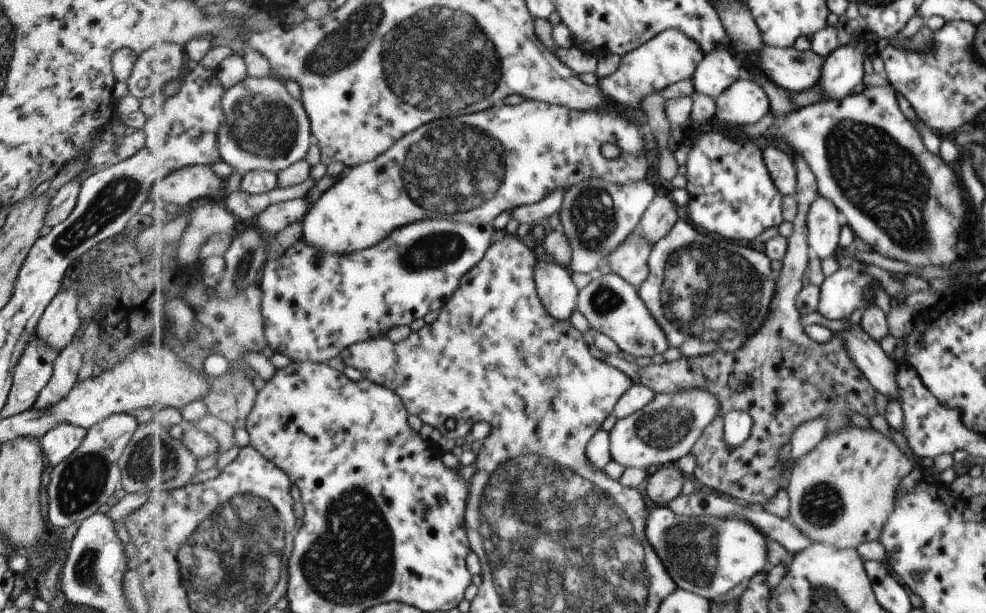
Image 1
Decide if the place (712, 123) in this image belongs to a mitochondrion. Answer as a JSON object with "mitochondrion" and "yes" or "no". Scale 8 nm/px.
{"mitochondrion":"no"}

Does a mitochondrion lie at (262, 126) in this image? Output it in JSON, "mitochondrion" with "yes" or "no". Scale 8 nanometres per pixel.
{"mitochondrion":"yes"}

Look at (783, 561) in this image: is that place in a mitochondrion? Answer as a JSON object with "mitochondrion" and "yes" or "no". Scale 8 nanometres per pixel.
{"mitochondrion":"no"}

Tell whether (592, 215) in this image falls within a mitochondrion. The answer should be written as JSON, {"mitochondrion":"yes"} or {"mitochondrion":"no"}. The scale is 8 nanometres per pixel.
{"mitochondrion":"yes"}

